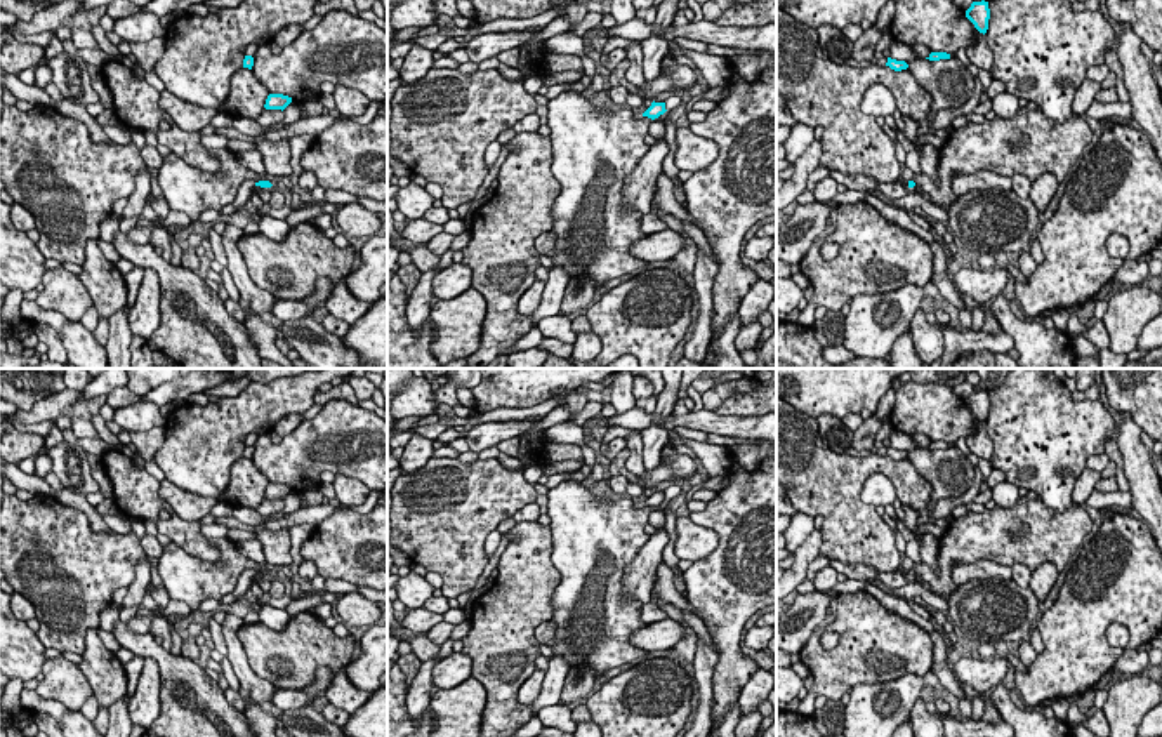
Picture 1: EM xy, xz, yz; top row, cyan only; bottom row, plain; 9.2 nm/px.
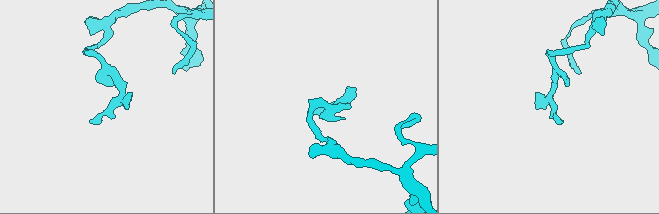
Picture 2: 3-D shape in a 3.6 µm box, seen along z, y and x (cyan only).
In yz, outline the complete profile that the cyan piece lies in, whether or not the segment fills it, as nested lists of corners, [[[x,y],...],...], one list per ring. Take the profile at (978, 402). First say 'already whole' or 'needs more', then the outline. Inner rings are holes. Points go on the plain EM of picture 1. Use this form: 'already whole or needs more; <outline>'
already whole; [[[973,391],[971,396],[966,400],[966,407],[974,414],[974,417],[980,422],[987,422],[988,419],[988,408],[990,408],[990,398],[988,391]]]

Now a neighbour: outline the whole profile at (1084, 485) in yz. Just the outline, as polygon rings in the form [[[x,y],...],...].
[[[1084,469],[1073,485],[1072,502],[1084,506],[1087,497],[1093,494],[1094,485],[1101,480],[1099,471]]]

